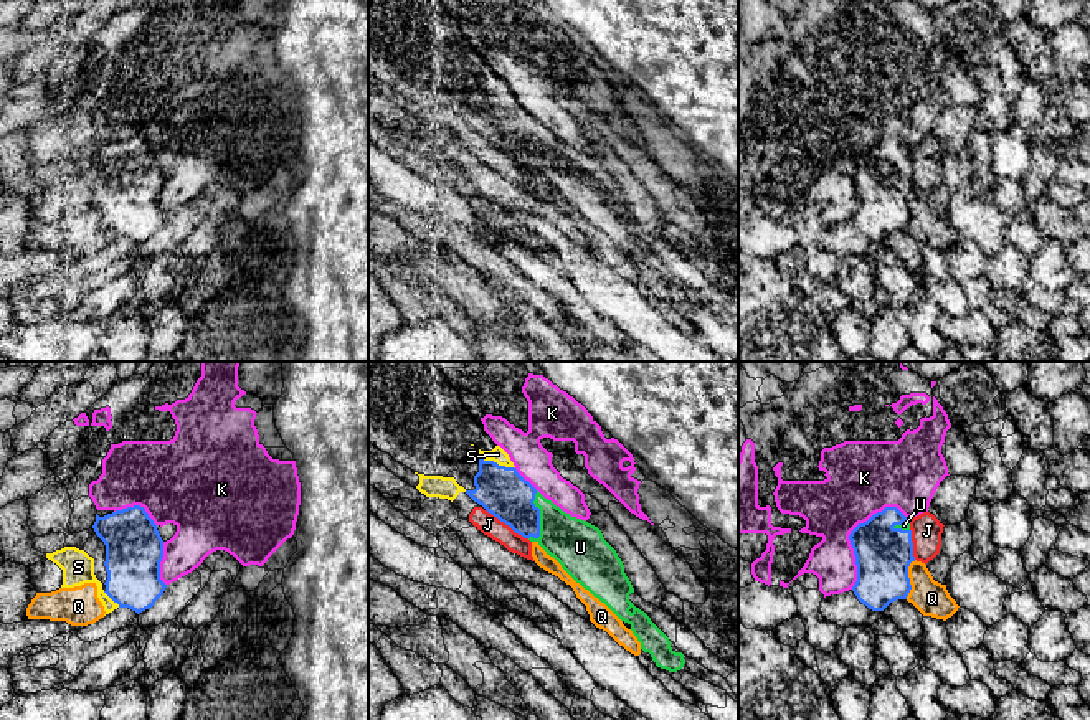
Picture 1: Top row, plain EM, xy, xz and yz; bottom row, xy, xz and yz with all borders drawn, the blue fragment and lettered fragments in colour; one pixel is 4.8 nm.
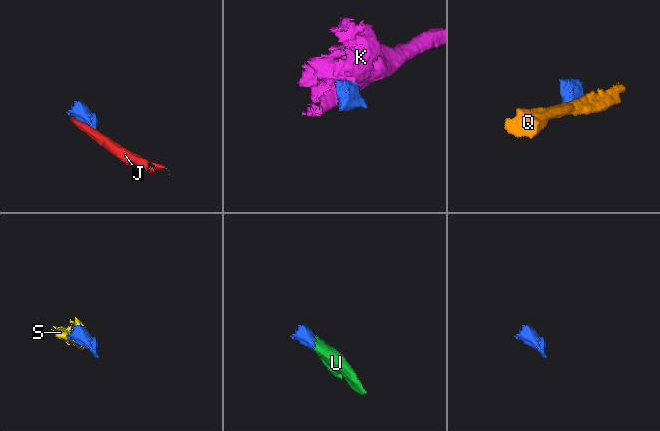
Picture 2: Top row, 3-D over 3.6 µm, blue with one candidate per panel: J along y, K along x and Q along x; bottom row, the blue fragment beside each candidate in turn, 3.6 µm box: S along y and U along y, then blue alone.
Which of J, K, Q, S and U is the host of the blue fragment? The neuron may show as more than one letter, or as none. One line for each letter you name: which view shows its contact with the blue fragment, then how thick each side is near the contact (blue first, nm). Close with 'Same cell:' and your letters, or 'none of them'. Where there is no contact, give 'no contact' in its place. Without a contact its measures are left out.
S: xz | 240/80 nm
U: xz | 240/260 nm
Same cell: S, U

